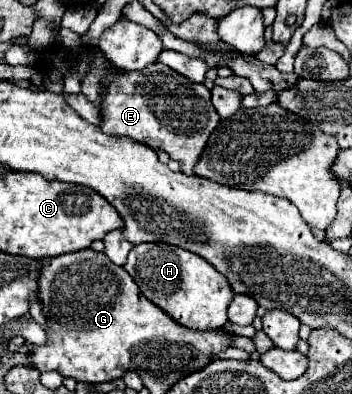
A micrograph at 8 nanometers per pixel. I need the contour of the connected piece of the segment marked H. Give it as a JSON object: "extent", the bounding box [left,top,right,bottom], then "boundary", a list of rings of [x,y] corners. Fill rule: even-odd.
{"extent":[125,244,235,330],"boundary":[[[137,244],[127,256],[125,270],[131,274],[141,294],[159,306],[167,316],[191,330],[213,330],[227,322],[227,306],[235,294],[223,274],[189,250],[167,244]]]}

